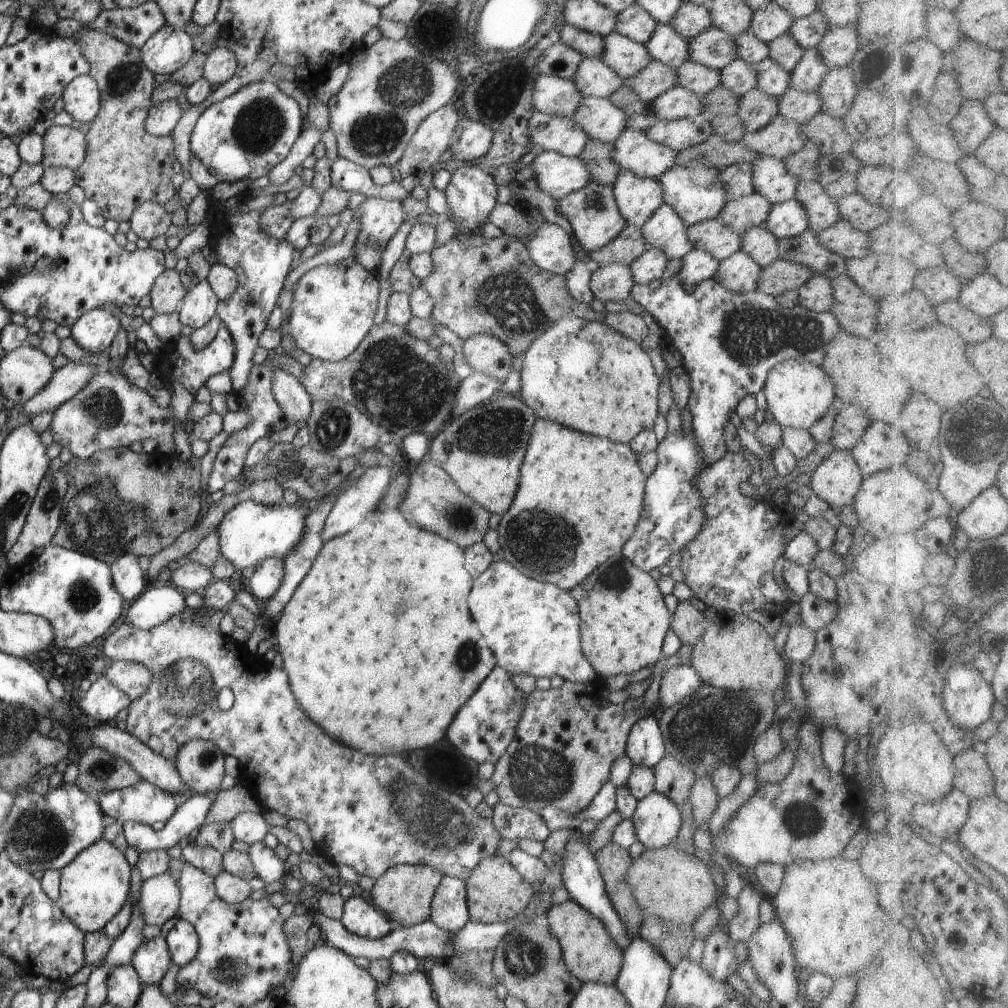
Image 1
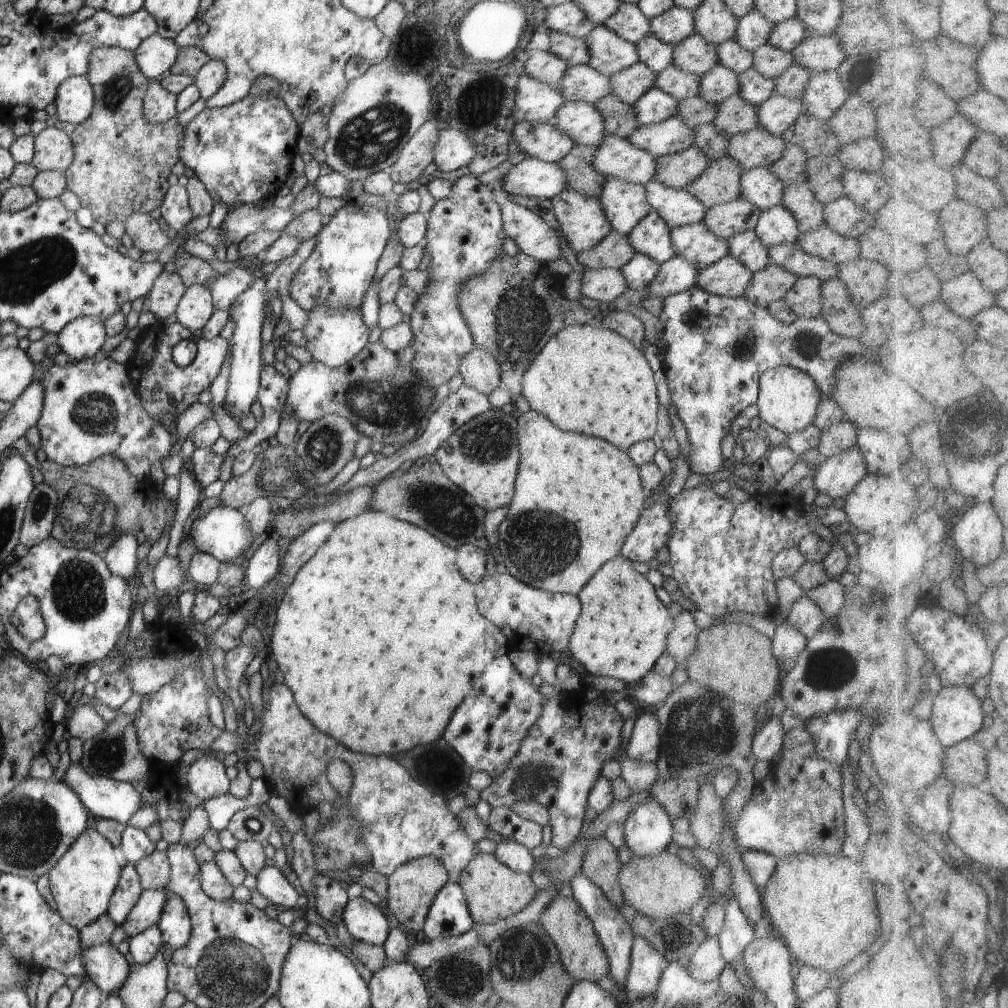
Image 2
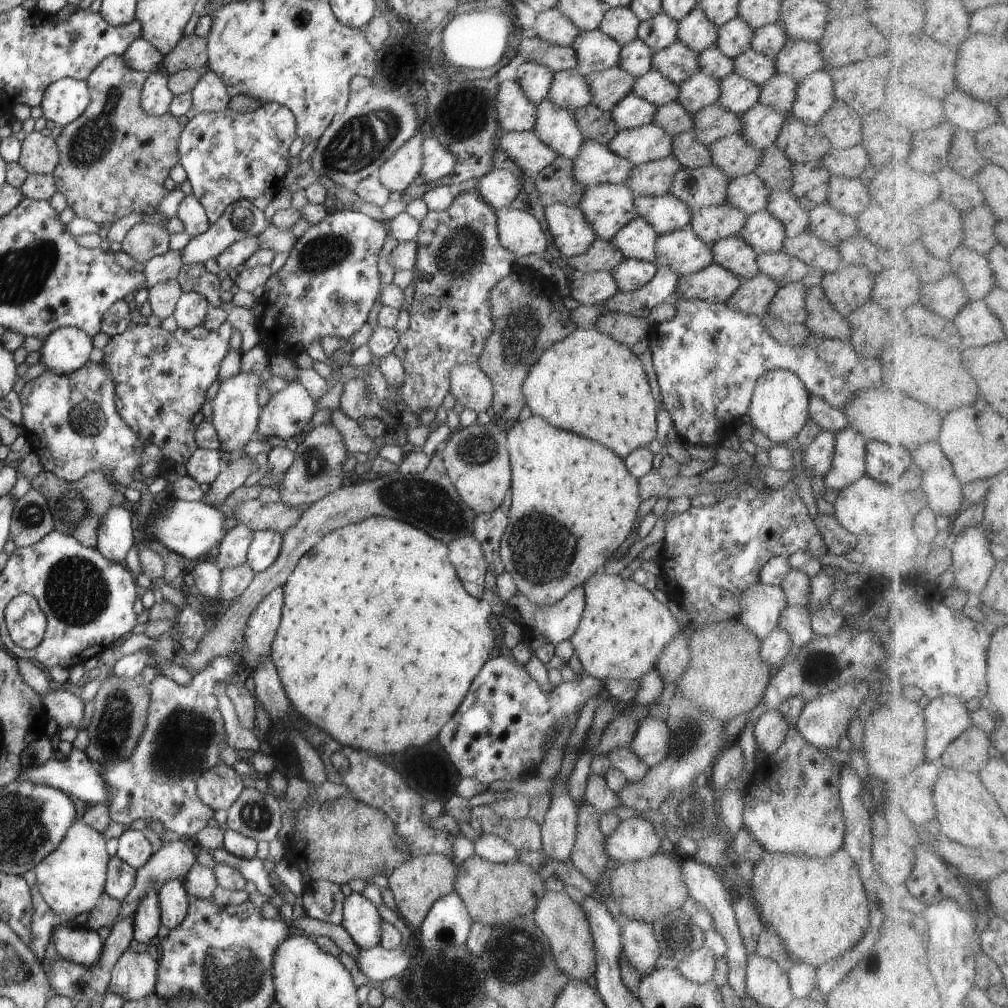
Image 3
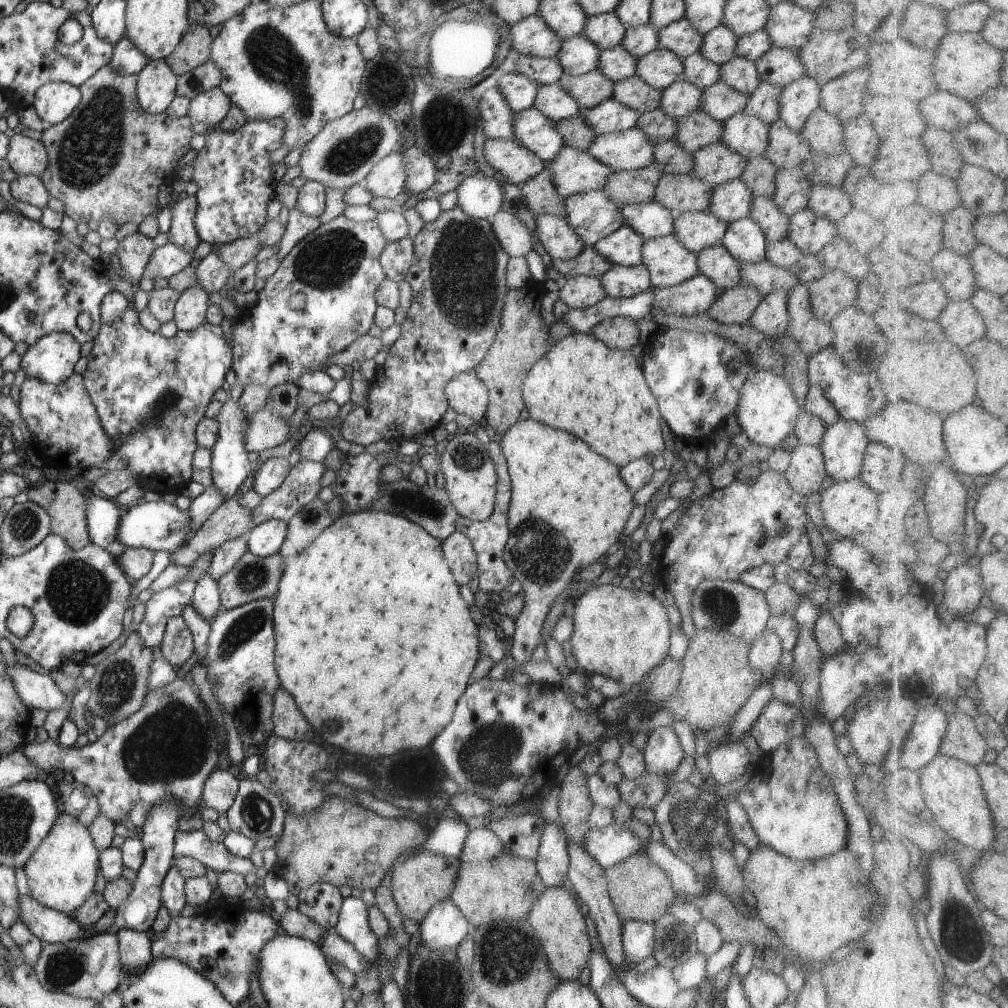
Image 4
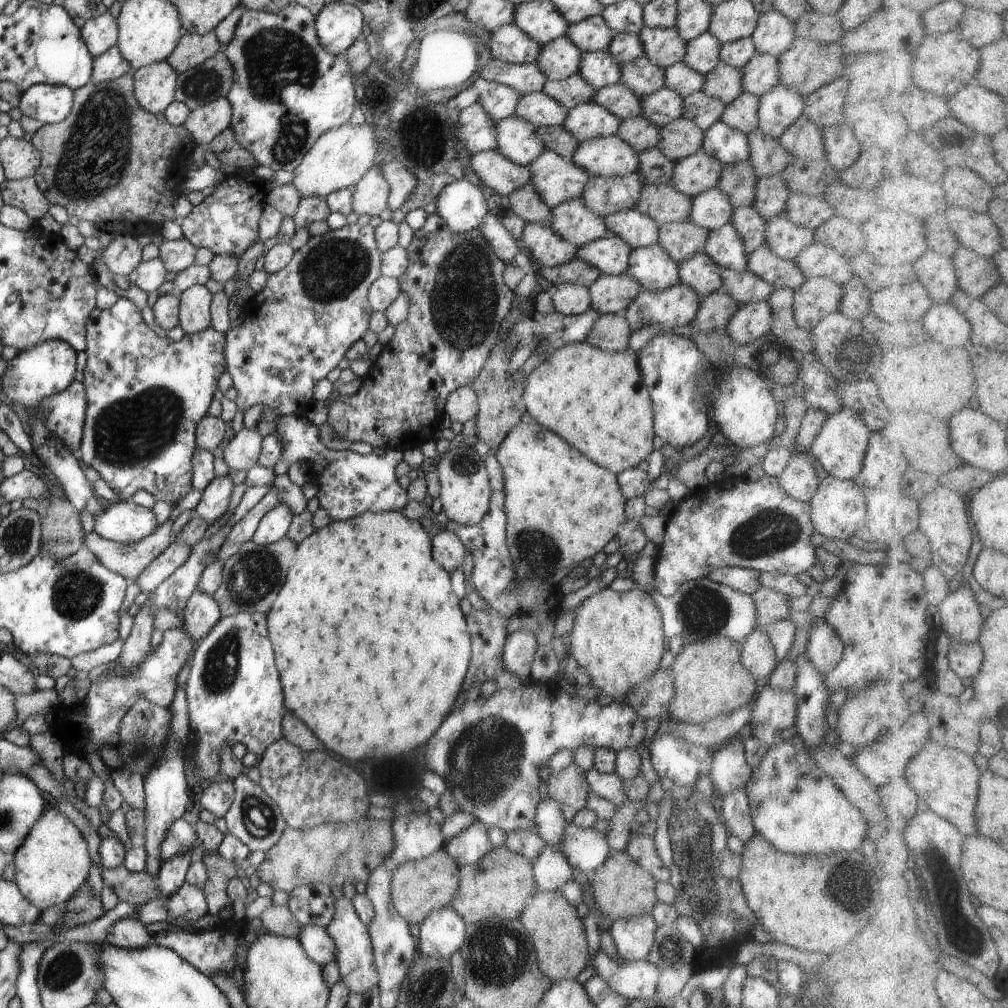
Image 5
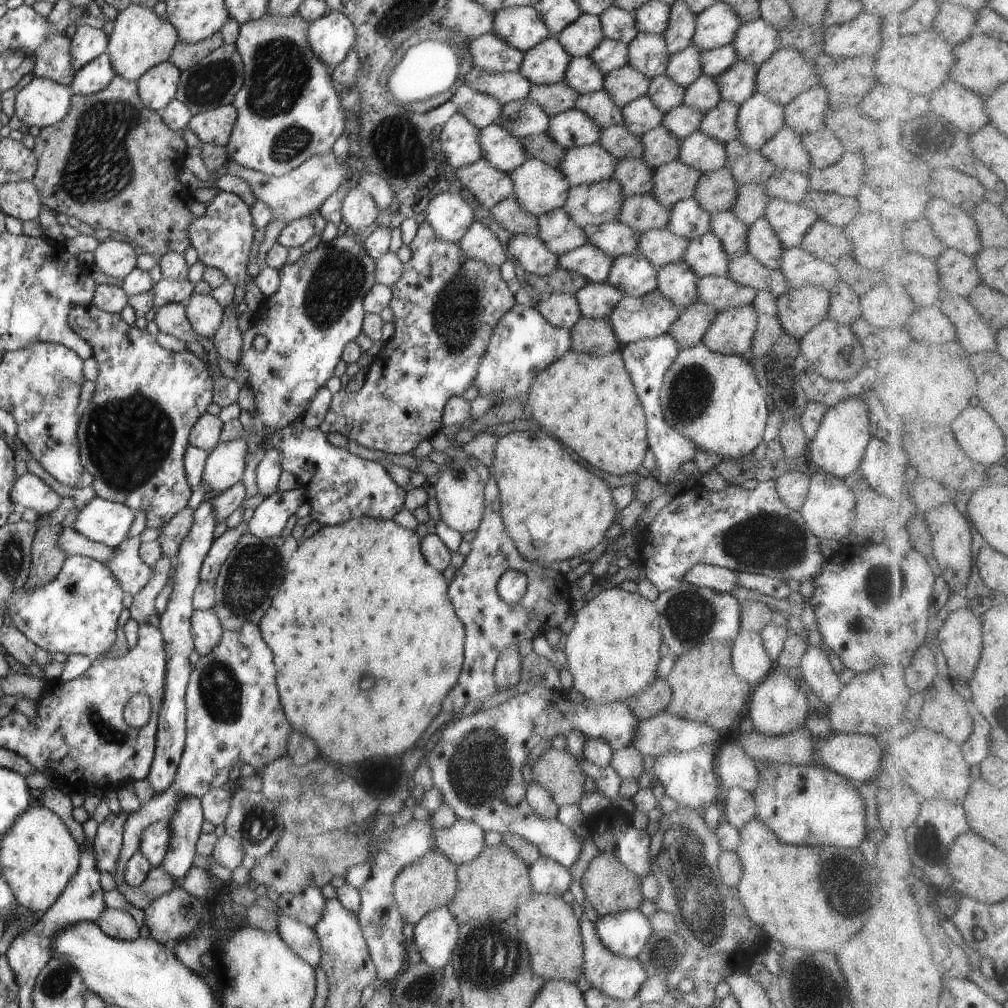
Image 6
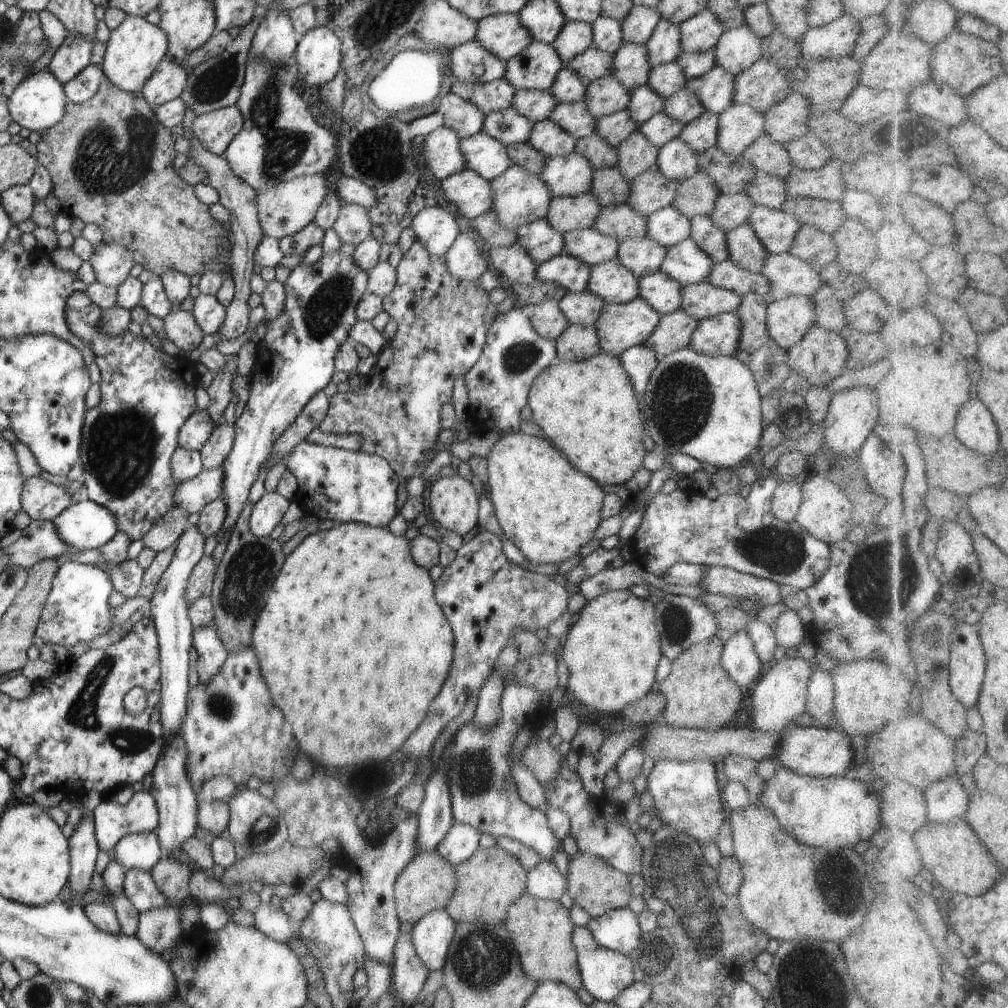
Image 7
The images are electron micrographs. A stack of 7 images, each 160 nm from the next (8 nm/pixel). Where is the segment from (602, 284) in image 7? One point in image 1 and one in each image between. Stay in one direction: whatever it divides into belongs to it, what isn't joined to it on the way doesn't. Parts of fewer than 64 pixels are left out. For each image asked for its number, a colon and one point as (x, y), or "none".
1: (712, 236)
2: (696, 243)
3: (681, 250)
4: (668, 262)
5: (652, 267)
6: (634, 276)

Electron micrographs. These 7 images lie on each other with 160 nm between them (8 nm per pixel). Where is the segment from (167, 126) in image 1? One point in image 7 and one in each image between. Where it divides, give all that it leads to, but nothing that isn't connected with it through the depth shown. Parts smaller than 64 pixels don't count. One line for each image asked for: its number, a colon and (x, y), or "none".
2: (159, 105)
3: (156, 96)
4: (156, 85)
5: (154, 87)
6: (158, 86)
7: (167, 82)

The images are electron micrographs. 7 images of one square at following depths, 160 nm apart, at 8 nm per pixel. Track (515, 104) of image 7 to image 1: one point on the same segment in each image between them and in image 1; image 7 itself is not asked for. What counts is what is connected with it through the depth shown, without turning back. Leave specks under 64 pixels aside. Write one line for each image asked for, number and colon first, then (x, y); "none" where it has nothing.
1: (657, 78)
2: (627, 85)
3: (609, 87)
4: (590, 89)
5: (570, 92)
6: (553, 99)

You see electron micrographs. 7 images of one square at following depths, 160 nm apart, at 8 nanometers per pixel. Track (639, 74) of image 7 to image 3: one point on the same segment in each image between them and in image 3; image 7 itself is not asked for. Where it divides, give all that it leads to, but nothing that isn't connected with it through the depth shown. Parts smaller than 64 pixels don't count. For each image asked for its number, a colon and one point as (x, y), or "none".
3: (695, 31)
4: (679, 37)
5: (664, 47)
6: (647, 53)

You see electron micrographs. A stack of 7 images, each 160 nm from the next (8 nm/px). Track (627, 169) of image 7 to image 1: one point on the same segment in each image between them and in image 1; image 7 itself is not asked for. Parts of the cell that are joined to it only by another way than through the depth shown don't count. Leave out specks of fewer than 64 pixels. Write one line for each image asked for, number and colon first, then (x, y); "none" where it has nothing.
1: (757, 109)
2: (734, 115)
3: (711, 123)
4: (696, 130)
5: (680, 138)
6: (660, 147)

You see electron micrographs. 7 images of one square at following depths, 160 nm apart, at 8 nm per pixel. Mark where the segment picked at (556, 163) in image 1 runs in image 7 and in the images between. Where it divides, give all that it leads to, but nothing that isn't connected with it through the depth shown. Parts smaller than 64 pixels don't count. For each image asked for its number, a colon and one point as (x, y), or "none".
2: (534, 178)
3: (499, 187)
4: (480, 196)
5: (461, 204)
6: (449, 215)
7: (436, 228)

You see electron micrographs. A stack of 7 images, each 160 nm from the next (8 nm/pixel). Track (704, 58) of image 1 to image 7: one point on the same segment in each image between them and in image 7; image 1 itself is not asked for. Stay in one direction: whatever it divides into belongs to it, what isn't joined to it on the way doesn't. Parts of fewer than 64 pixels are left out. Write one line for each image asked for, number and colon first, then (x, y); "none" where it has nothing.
2: (694, 55)
3: (676, 62)
4: (660, 68)
5: (640, 75)
6: (624, 84)
7: (604, 96)

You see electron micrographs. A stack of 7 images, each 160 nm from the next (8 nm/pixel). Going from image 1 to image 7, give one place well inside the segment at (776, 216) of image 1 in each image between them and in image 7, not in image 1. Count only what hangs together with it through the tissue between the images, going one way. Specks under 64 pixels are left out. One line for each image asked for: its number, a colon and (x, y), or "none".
2: (776, 225)
3: (762, 231)
4: (744, 239)
5: (724, 246)
6: (705, 255)
7: (686, 262)

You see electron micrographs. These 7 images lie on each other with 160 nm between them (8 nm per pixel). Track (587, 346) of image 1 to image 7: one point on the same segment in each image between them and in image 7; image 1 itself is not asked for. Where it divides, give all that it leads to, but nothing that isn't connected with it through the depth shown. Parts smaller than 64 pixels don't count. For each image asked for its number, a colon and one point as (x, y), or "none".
2: (591, 380)
3: (590, 384)
4: (600, 395)
5: (595, 400)
6: (588, 402)
7: (590, 406)

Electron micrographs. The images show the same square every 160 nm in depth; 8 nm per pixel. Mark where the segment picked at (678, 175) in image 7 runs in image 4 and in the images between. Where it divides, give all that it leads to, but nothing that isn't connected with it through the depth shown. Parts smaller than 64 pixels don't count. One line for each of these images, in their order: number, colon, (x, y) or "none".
4: (747, 135)
5: (729, 146)
6: (698, 151)

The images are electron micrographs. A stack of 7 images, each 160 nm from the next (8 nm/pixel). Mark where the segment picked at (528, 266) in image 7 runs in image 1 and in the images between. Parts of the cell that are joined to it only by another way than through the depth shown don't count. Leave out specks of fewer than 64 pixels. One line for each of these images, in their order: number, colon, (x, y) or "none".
1: (592, 212)
2: (582, 220)
3: (572, 233)
4: (559, 239)
5: (545, 247)
6: (531, 254)

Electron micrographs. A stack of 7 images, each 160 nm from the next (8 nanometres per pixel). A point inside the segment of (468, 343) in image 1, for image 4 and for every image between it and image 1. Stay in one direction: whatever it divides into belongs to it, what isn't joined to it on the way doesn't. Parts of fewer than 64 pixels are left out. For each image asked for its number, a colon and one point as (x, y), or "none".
2: (479, 369)
3: (471, 387)
4: (467, 394)

